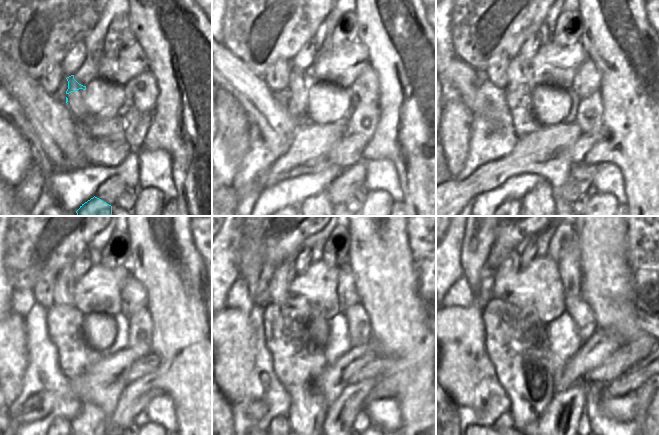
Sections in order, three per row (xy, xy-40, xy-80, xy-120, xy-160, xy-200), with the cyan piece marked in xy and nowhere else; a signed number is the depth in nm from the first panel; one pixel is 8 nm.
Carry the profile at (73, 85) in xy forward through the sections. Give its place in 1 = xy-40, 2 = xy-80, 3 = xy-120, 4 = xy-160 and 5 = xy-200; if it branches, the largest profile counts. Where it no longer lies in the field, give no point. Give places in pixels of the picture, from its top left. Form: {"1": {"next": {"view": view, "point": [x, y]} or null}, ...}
{"1": {"next": {"view": "xy-40", "point": [296, 83]}}, "2": {"next": {"view": "xy-80", "point": [519, 90]}}, "3": {"next": {"view": "xy-120", "point": [64, 322]}}, "4": {"next": {"view": "xy-160", "point": [299, 361]}}, "5": {"next": {"view": "xy-200", "point": [515, 339]}}}

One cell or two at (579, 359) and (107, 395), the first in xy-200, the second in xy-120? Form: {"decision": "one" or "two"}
{"decision": "one"}

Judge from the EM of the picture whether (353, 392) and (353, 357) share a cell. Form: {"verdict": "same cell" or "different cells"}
{"verdict": "different cells"}

